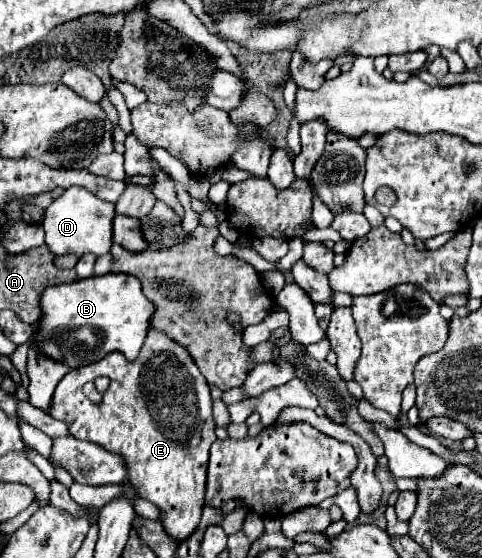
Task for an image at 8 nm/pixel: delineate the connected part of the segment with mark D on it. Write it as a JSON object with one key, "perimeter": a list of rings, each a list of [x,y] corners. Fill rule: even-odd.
{"perimeter":[[[70,186],[62,192],[48,208],[42,220],[42,228],[46,230],[46,244],[56,256],[64,254],[94,254],[102,256],[110,252],[112,246],[112,220],[114,220],[114,206],[96,198],[82,186]]]}

